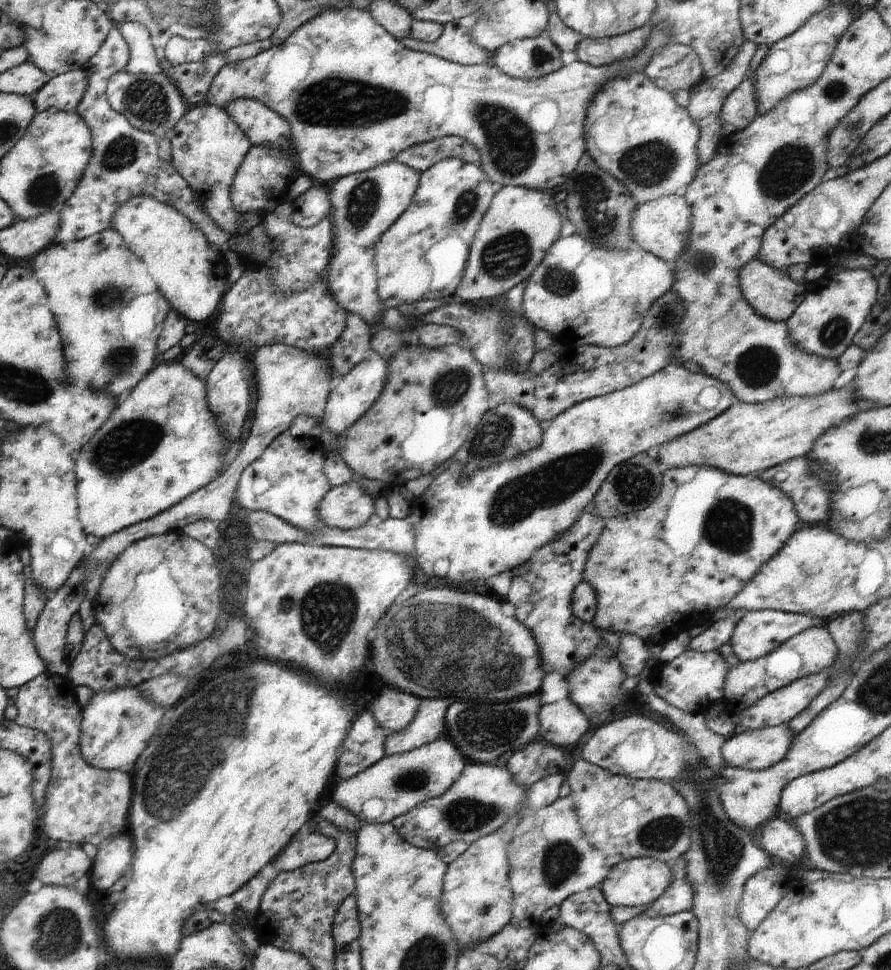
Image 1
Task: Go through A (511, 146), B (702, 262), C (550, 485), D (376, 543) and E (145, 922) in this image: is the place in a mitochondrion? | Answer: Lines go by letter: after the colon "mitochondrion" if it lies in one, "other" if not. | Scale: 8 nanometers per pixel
A: mitochondrion
B: mitochondrion
C: mitochondrion
D: other
E: other

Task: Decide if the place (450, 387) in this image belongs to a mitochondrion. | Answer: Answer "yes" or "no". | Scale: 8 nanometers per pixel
yes

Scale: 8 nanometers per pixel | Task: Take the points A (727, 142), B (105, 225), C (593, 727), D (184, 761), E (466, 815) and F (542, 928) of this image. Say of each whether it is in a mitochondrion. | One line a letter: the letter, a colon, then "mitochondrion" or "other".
A: other
B: other
C: other
D: mitochondrion
E: mitochondrion
F: other

